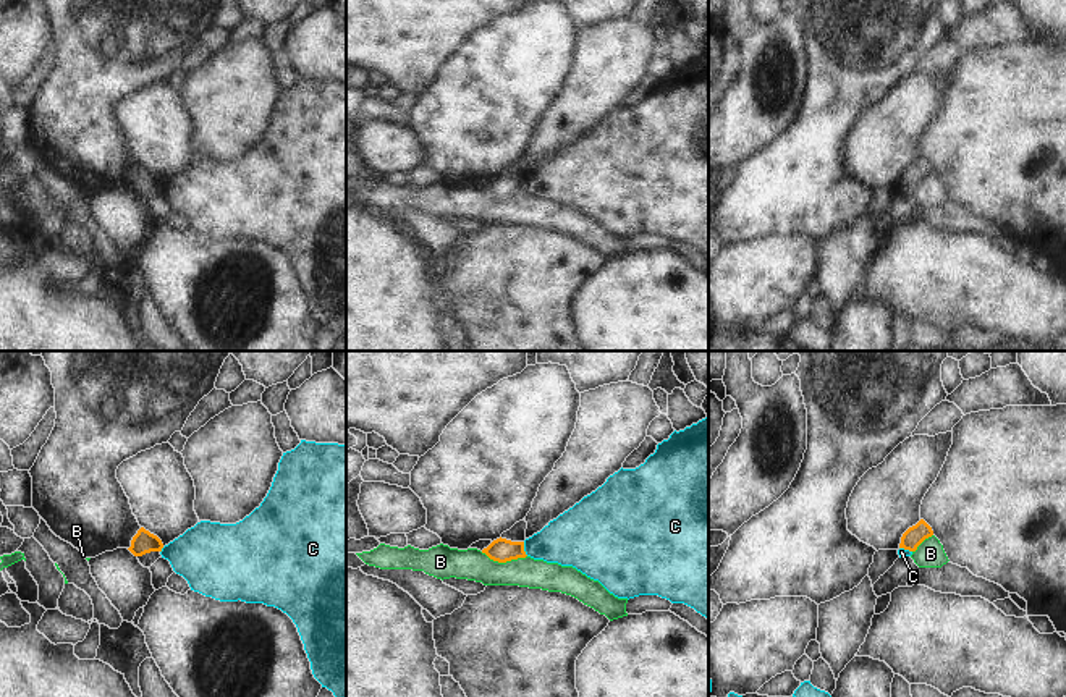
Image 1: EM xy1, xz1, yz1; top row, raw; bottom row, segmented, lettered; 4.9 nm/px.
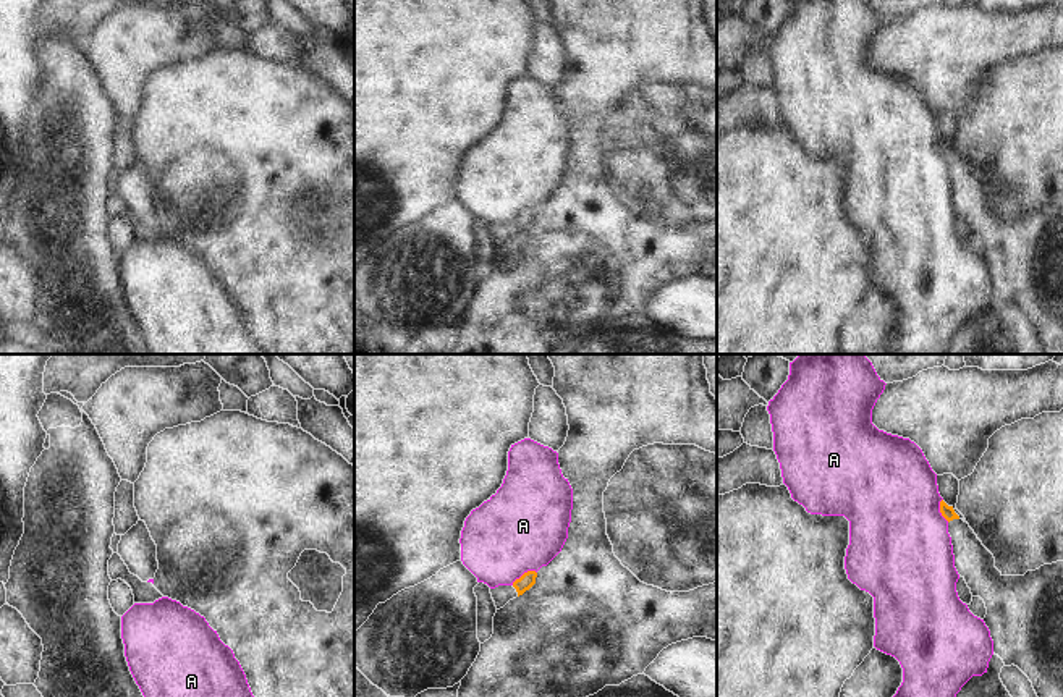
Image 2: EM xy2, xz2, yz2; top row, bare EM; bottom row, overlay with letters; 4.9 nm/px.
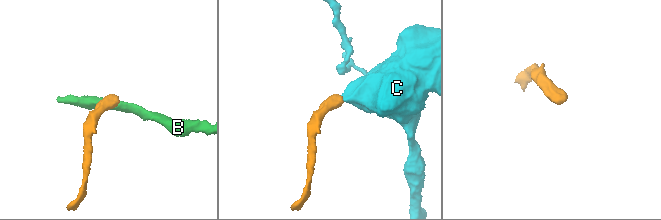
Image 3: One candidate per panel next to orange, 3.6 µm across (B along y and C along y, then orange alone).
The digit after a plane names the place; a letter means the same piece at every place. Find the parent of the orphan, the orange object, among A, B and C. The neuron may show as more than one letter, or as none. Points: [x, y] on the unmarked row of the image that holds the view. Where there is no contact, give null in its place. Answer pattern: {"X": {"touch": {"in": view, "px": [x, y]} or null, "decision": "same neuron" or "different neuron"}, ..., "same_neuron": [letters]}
{"A": {"touch": {"in": "xz2", "px": [523, 212]}, "decision": "different neuron"}, "B": {"touch": {"in": "xz1", "px": [503, 199]}, "decision": "different neuron"}, "C": {"touch": {"in": "xz1", "px": [523, 186]}, "decision": "different neuron"}, "same_neuron": []}

